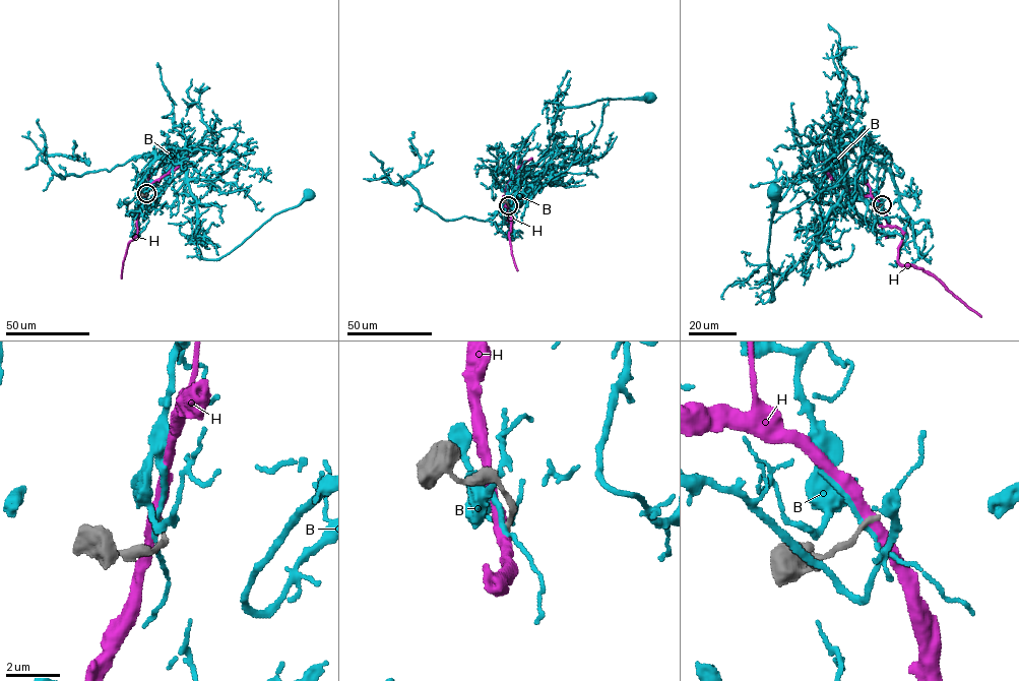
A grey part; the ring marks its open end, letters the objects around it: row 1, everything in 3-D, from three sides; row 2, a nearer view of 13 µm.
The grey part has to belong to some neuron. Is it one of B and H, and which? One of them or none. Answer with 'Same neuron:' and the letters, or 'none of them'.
Same neuron: none of them

